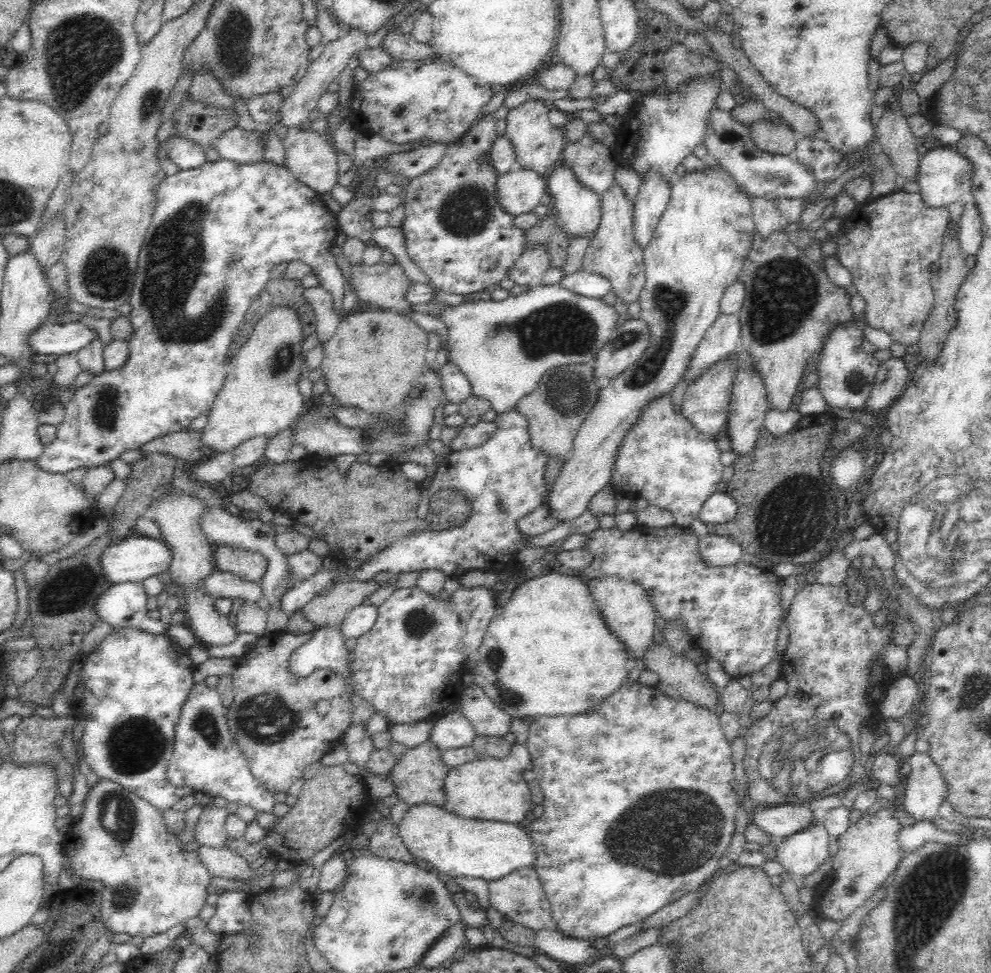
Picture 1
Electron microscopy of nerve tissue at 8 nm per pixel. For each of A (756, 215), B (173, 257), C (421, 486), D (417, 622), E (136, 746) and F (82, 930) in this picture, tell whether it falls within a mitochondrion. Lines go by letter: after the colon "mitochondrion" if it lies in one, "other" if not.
A: other
B: mitochondrion
C: other
D: mitochondrion
E: mitochondrion
F: other

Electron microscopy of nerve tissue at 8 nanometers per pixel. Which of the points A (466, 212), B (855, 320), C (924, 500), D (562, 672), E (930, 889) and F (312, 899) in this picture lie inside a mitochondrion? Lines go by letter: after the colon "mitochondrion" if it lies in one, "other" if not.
A: mitochondrion
B: other
C: mitochondrion
D: other
E: mitochondrion
F: other

